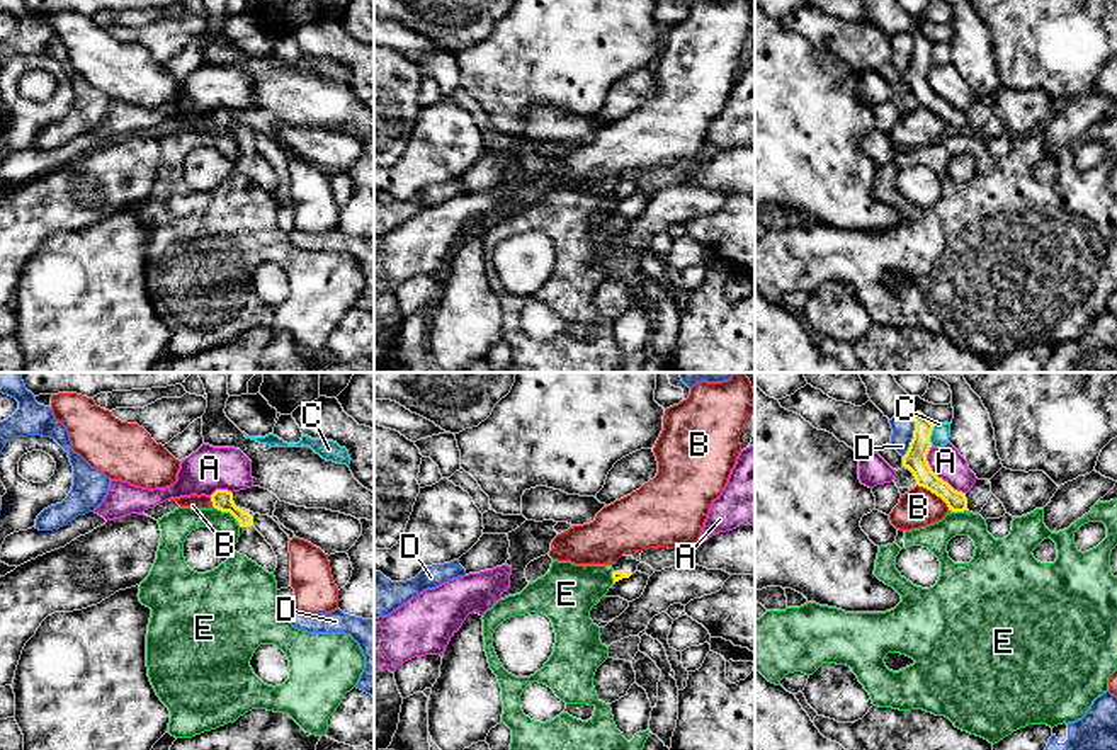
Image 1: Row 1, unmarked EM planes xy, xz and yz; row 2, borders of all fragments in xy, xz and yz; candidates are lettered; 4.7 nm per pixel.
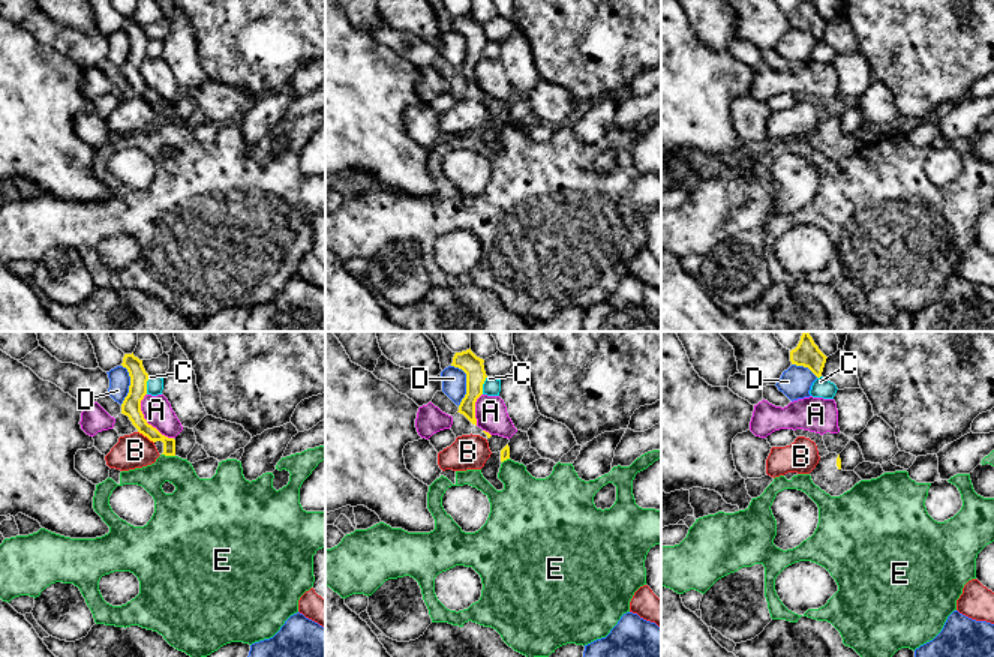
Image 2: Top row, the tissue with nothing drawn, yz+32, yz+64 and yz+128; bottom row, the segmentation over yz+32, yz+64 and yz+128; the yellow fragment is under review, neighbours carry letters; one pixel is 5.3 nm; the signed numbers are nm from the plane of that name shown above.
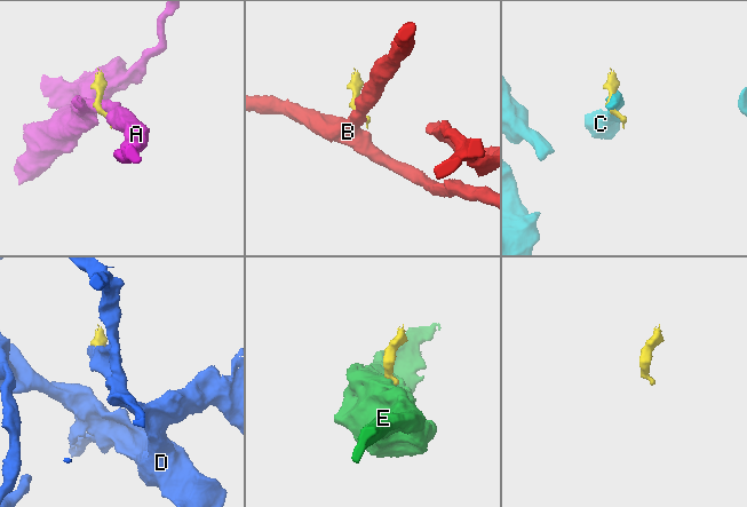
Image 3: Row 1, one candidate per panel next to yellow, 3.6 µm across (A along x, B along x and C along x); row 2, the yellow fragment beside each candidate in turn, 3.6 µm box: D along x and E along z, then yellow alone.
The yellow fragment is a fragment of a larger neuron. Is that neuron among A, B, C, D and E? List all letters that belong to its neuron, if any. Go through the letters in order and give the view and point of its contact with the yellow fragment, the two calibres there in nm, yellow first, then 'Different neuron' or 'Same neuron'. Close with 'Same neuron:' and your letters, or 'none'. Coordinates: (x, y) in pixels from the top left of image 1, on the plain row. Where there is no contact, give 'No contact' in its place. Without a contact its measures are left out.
A: Touches yellow at yz (935, 94). Thickness 110 nm (yellow) against 150 nm. Different neuron
B: Touches yellow at yz (934, 111). Thickness 110 nm (yellow) against 180 nm. Different neuron
C: Touches yellow at yz (930, 53). Thickness 110 nm (yellow) against 90 nm. Different neuron
D: Touches yellow at yz (913, 55). Thickness 110 nm (yellow) against 110 nm. Different neuron
E: Touches yellow at xy (225, 130). Thickness 100 nm (yellow) against 140 nm. Different neuron
Same neuron: none

